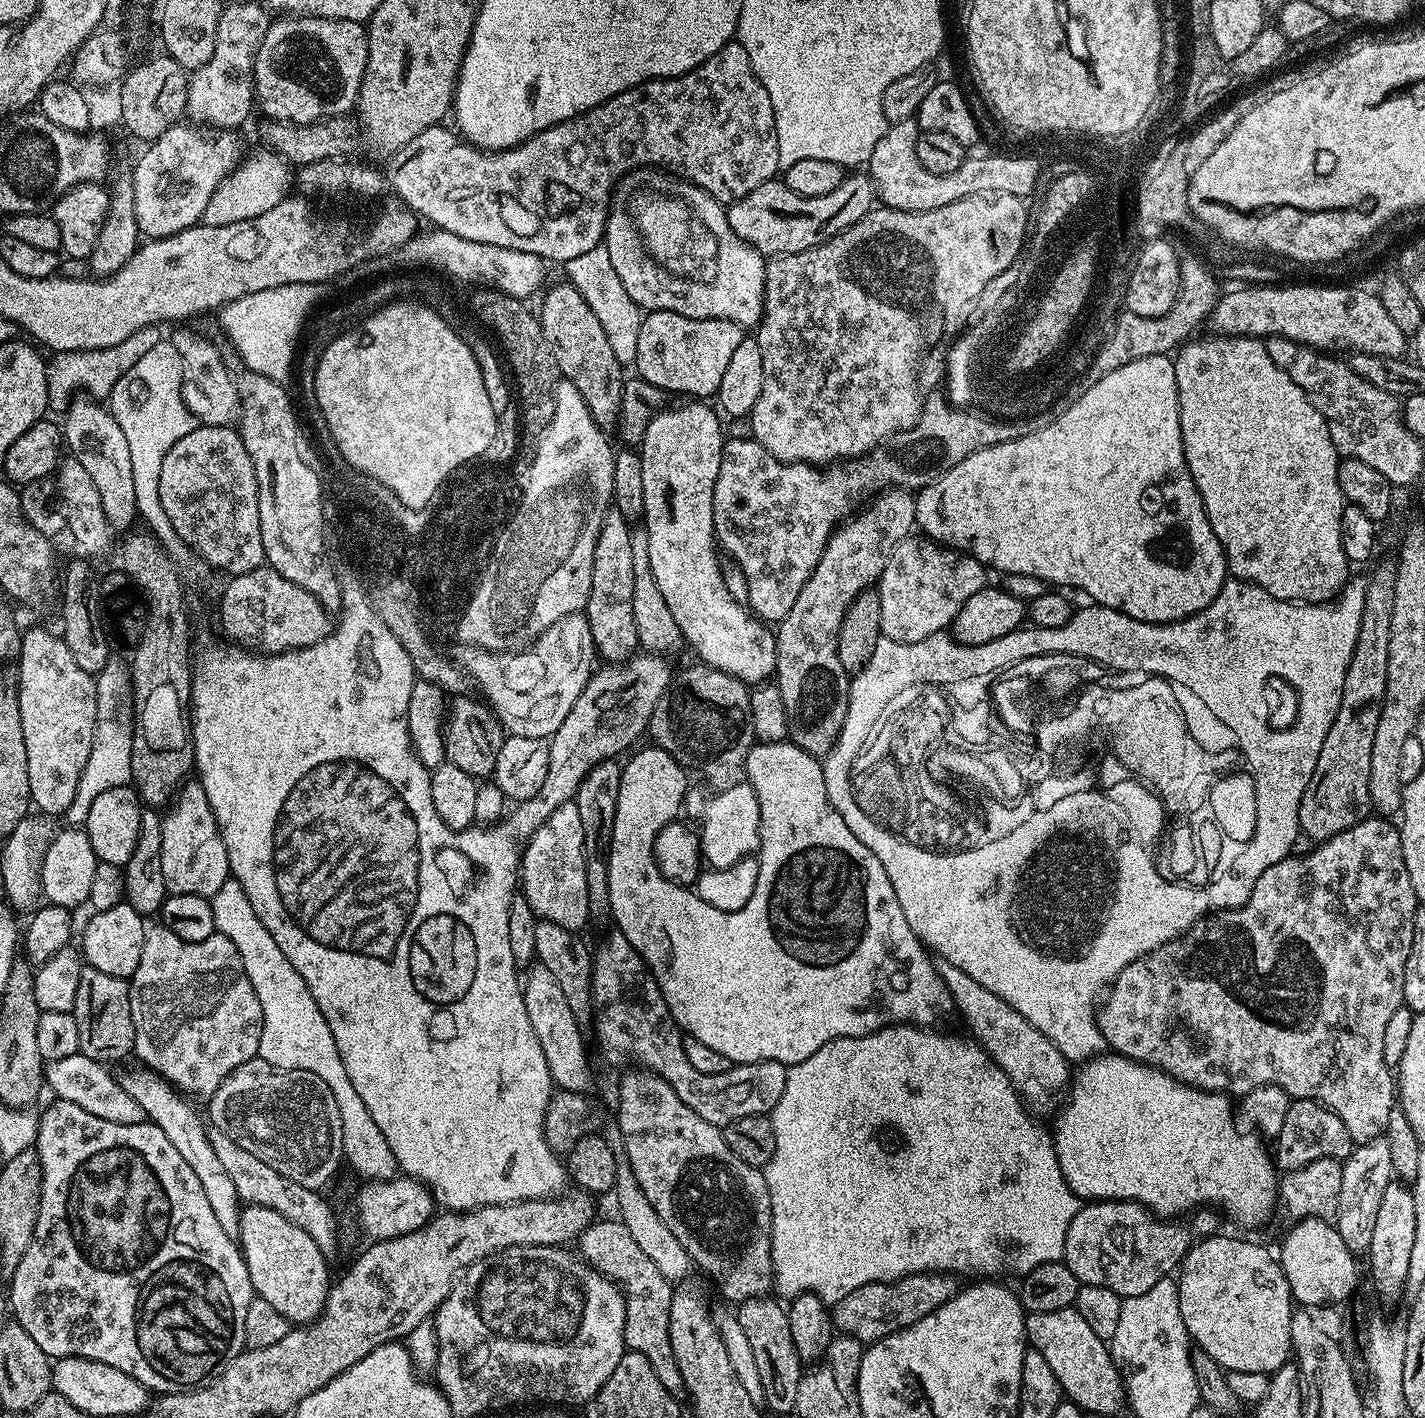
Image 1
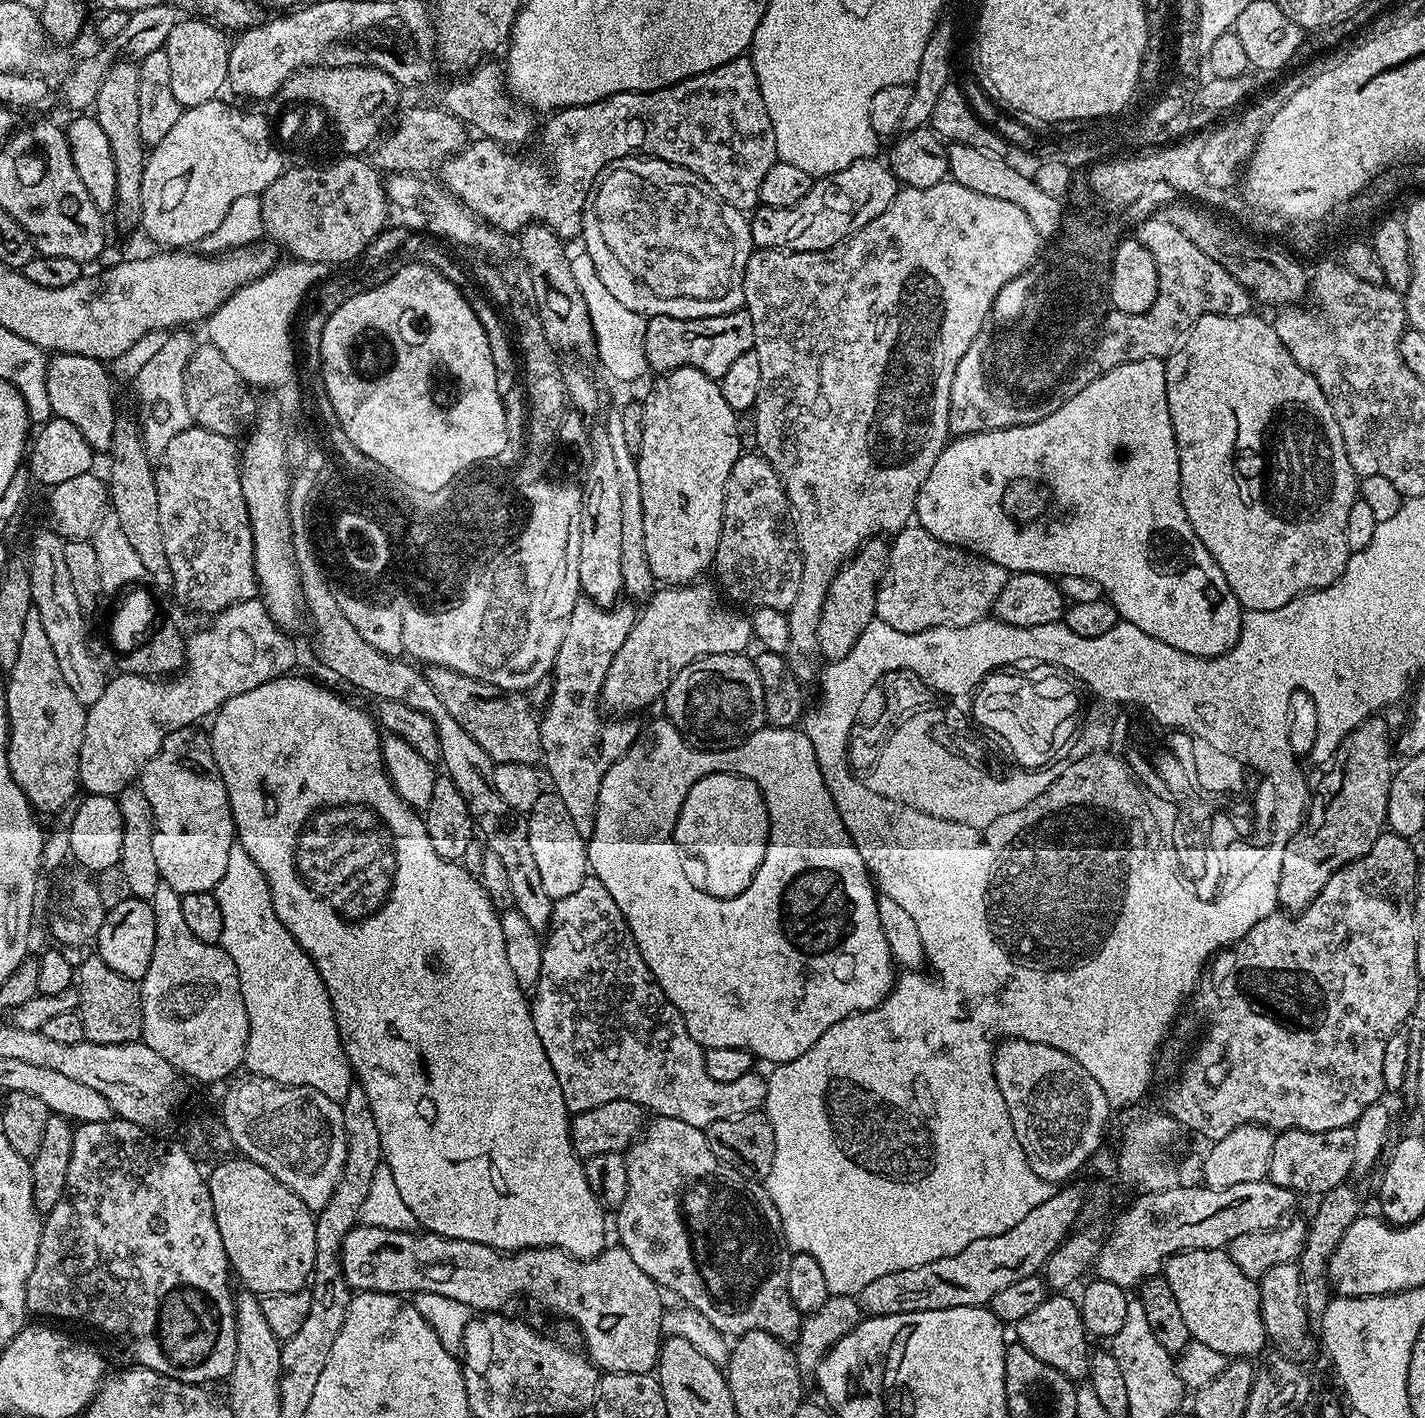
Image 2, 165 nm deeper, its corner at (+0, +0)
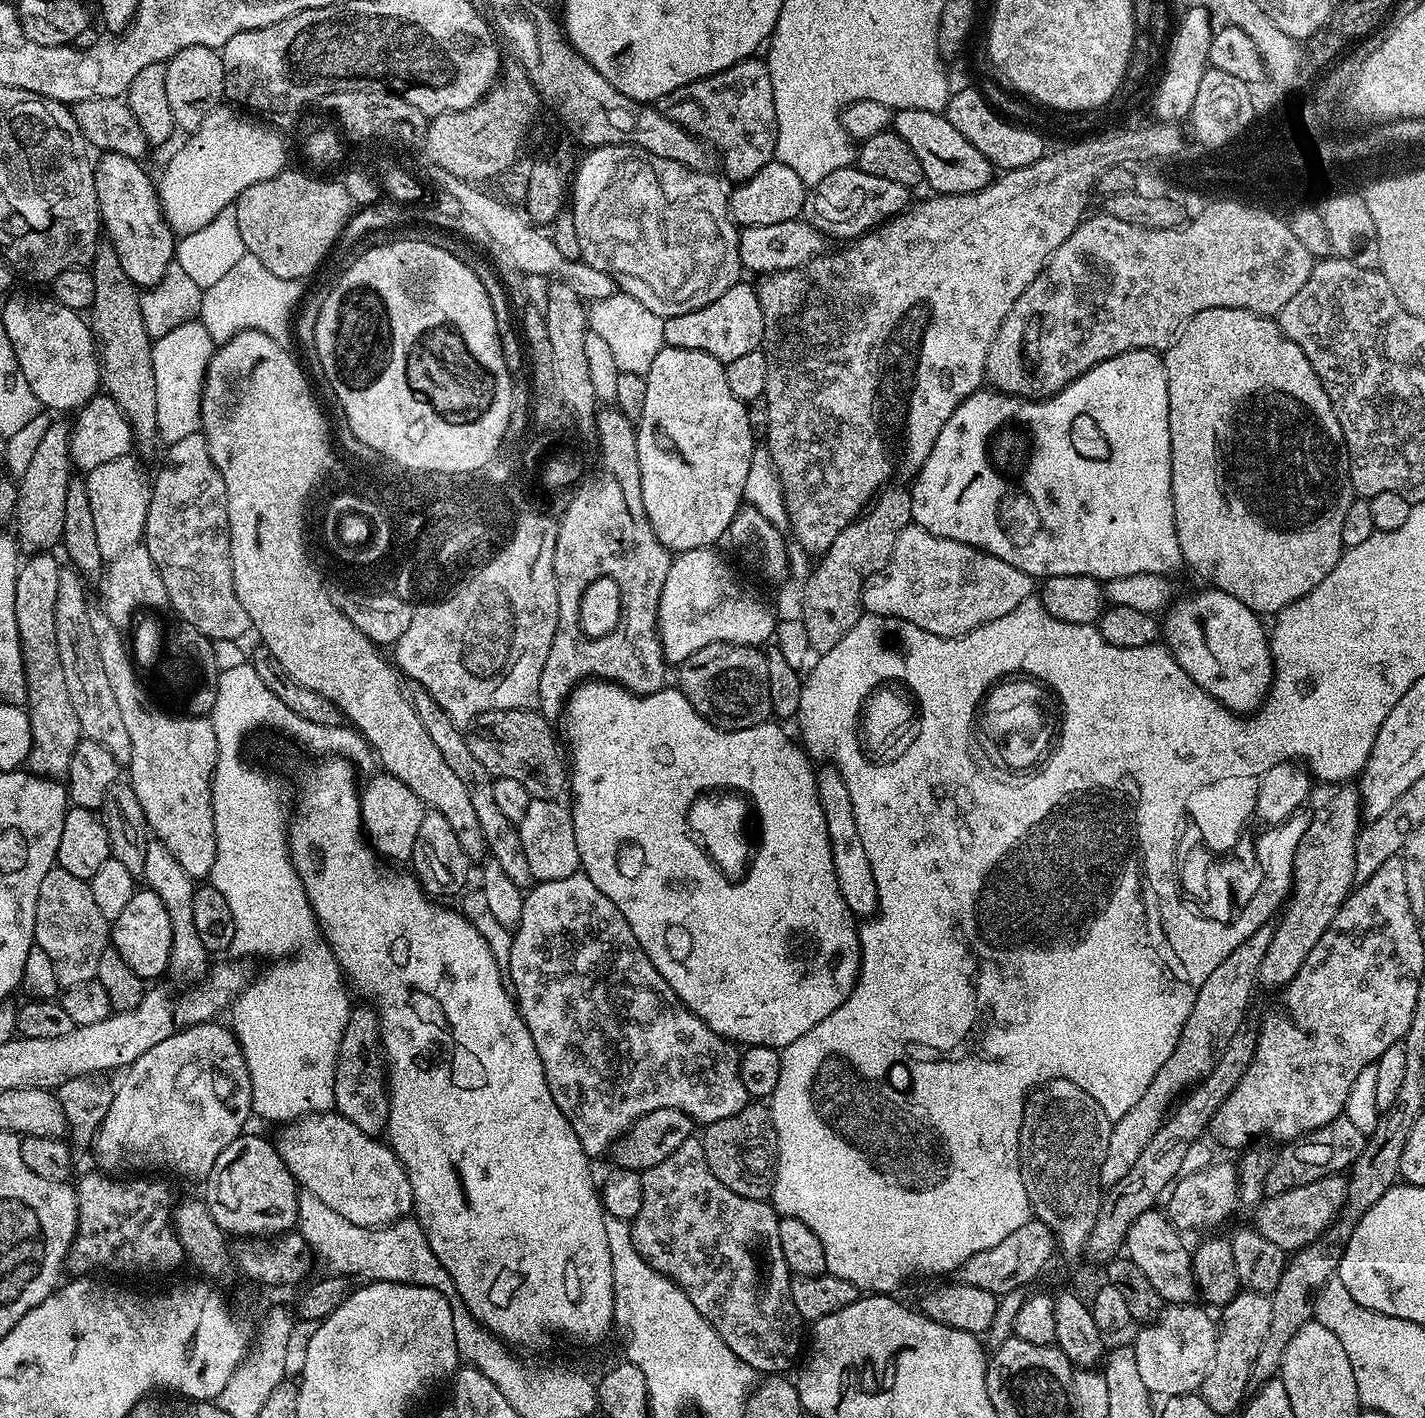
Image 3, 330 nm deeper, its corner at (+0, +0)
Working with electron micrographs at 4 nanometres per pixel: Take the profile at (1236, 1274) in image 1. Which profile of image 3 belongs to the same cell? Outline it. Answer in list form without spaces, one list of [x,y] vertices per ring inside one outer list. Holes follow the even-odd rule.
[[[1160,1210],[1140,1215],[1124,1239],[1126,1255],[1134,1262],[1134,1266],[1142,1269],[1146,1278],[1150,1278],[1154,1290],[1158,1290],[1160,1297],[1168,1304],[1187,1304],[1198,1296],[1196,1279],[1192,1273],[1192,1252],[1184,1249],[1183,1239],[1185,1237]]]

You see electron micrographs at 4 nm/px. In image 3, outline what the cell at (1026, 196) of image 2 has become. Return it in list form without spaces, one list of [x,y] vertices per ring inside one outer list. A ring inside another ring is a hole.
[[[900,108],[892,117],[891,127],[914,150],[918,162],[922,162],[924,184],[932,187],[933,193],[942,196],[970,194],[985,188],[994,179],[994,169],[986,158],[971,142],[966,142],[954,126],[950,126],[947,115],[930,110],[910,110]]]

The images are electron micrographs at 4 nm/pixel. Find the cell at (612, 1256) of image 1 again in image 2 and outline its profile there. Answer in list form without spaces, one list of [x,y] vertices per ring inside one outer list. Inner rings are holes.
[[[357,1223],[355,1228],[351,1228],[342,1242],[340,1251],[340,1265],[342,1274],[346,1278],[349,1288],[353,1293],[357,1292],[390,1292],[393,1294],[412,1294],[408,1292],[428,1292],[429,1297],[439,1298],[442,1300],[453,1300],[462,1302],[467,1308],[475,1310],[480,1314],[500,1314],[515,1302],[519,1296],[525,1296],[528,1300],[533,1300],[540,1308],[545,1308],[548,1312],[557,1312],[560,1316],[565,1316],[568,1320],[576,1323],[576,1328],[580,1331],[580,1336],[584,1339],[582,1345],[583,1351],[589,1360],[596,1365],[601,1373],[606,1372],[646,1372],[651,1373],[657,1367],[660,1359],[660,1345],[662,1343],[662,1321],[666,1311],[666,1305],[660,1301],[662,1297],[661,1289],[650,1278],[650,1274],[637,1266],[634,1258],[626,1254],[626,1250],[619,1246],[605,1247],[604,1251],[599,1252],[591,1260],[578,1260],[568,1252],[563,1252],[561,1248],[524,1248],[520,1252],[511,1254],[501,1254],[494,1248],[490,1248],[480,1242],[470,1242],[469,1240],[451,1240],[445,1236],[436,1236],[432,1232],[421,1231],[420,1236],[416,1236],[415,1231],[398,1232],[396,1230],[382,1230],[381,1228],[370,1226],[369,1224]]]

